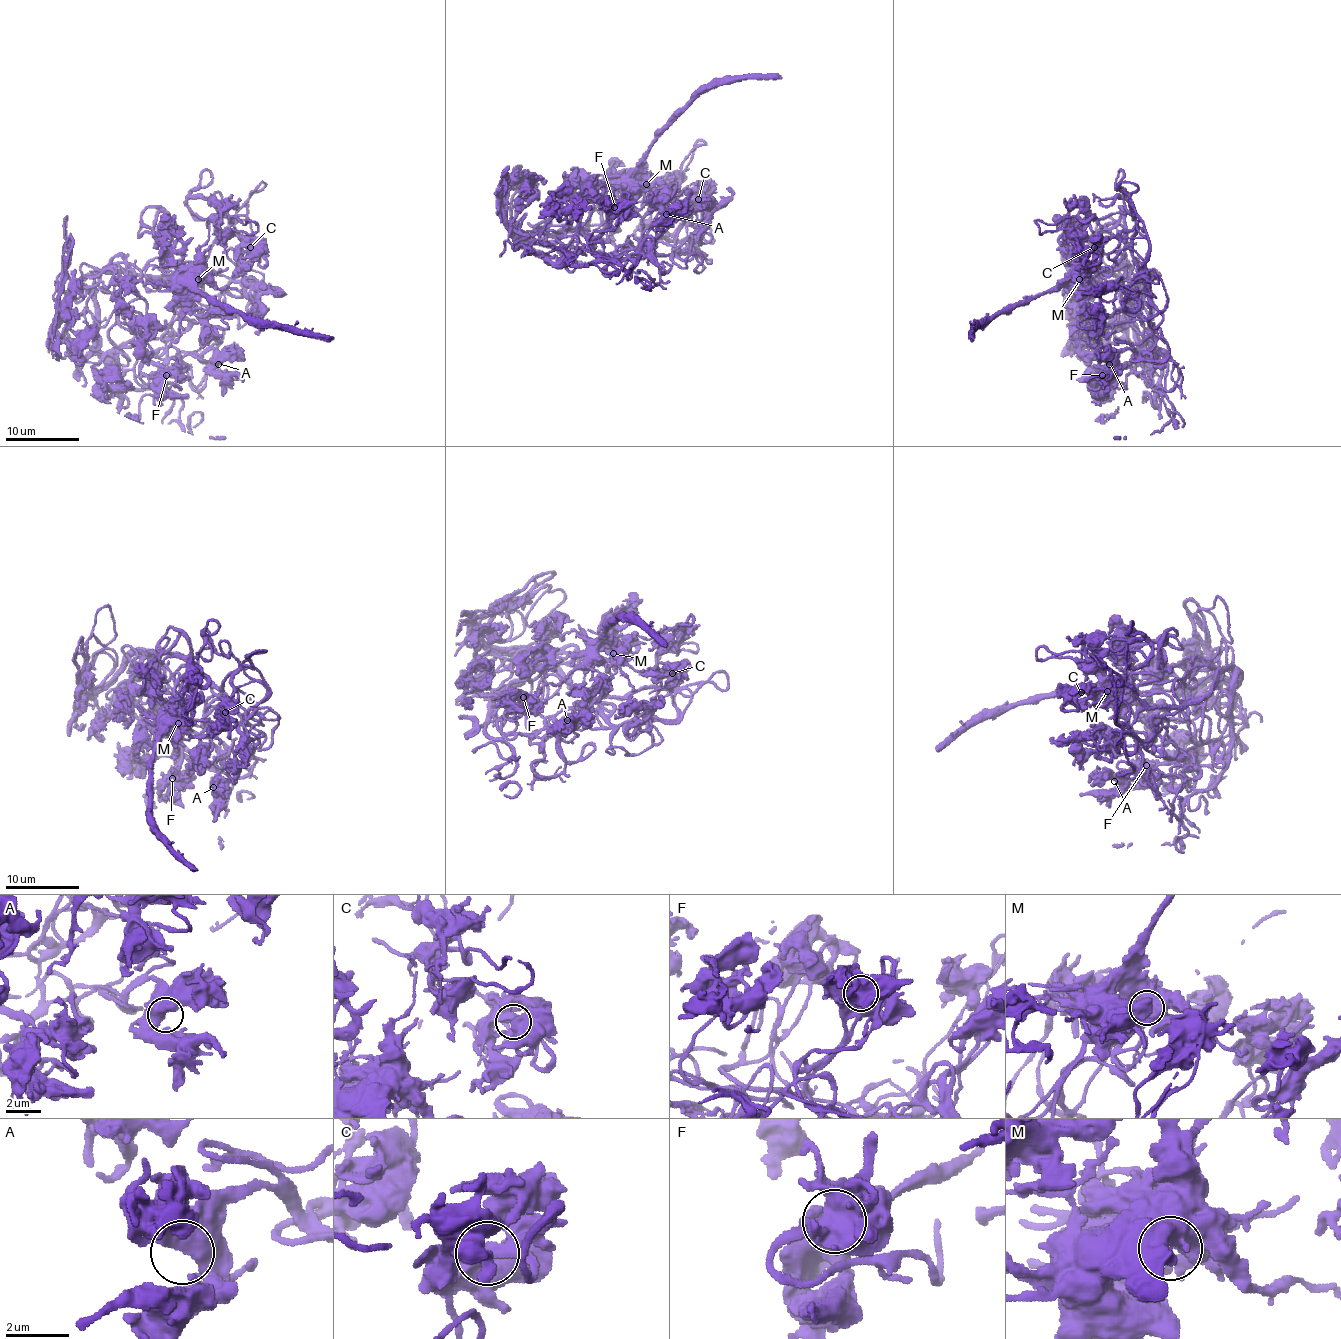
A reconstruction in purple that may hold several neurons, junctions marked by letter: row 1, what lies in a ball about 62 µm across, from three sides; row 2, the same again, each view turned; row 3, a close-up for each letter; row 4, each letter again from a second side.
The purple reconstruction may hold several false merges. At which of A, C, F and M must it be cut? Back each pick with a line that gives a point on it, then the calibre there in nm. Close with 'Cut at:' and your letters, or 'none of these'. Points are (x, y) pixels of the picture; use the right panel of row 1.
M: (1079, 279) | 1150 nm
Cut at: M

